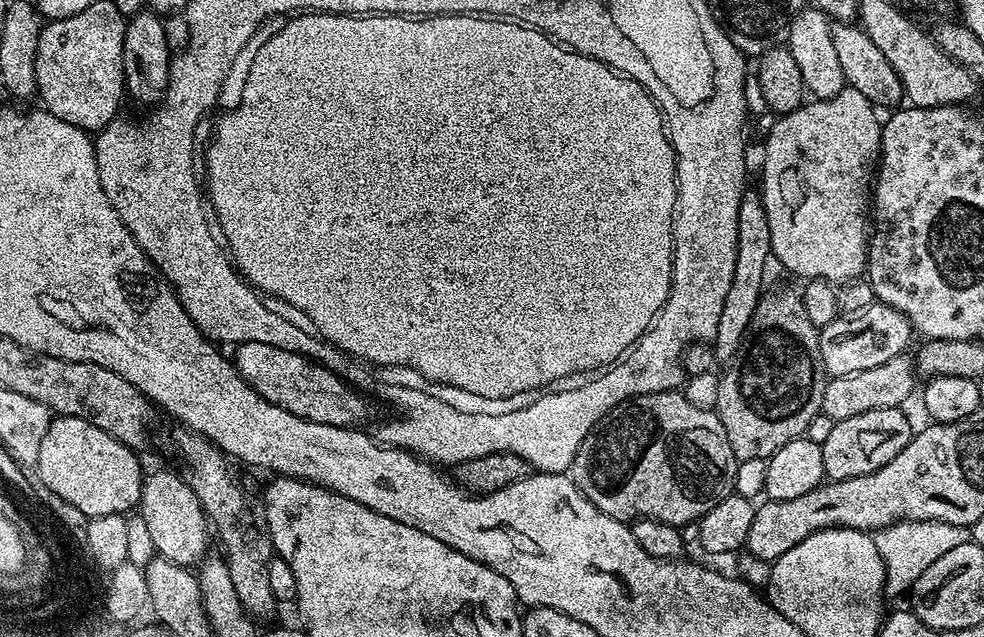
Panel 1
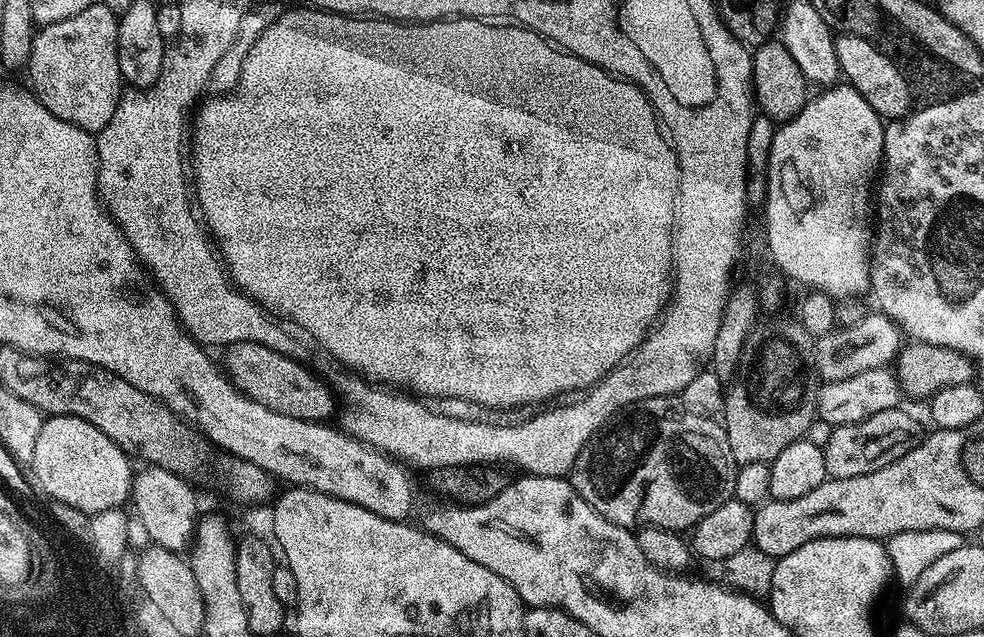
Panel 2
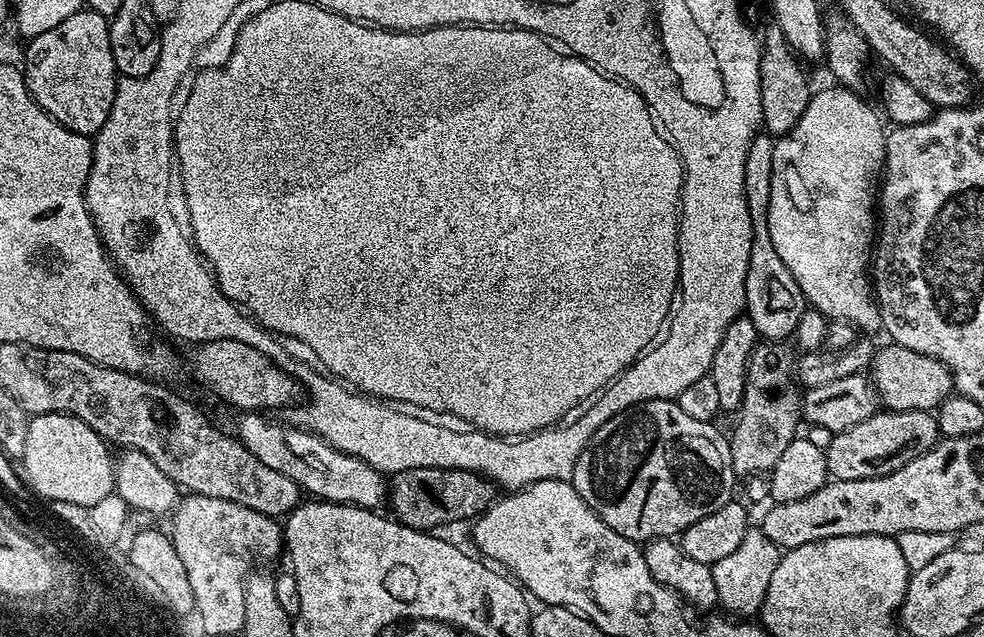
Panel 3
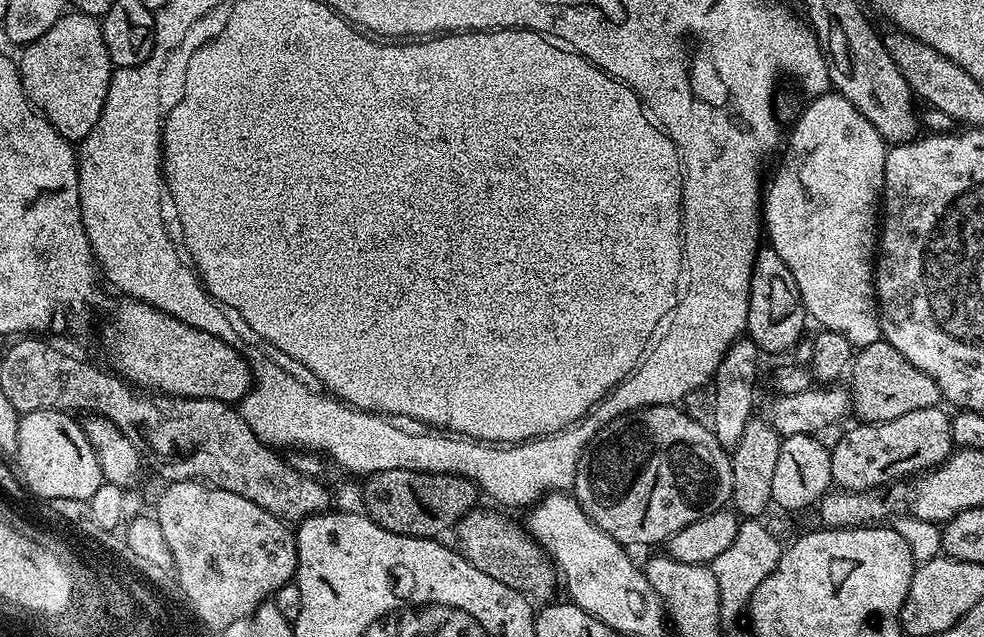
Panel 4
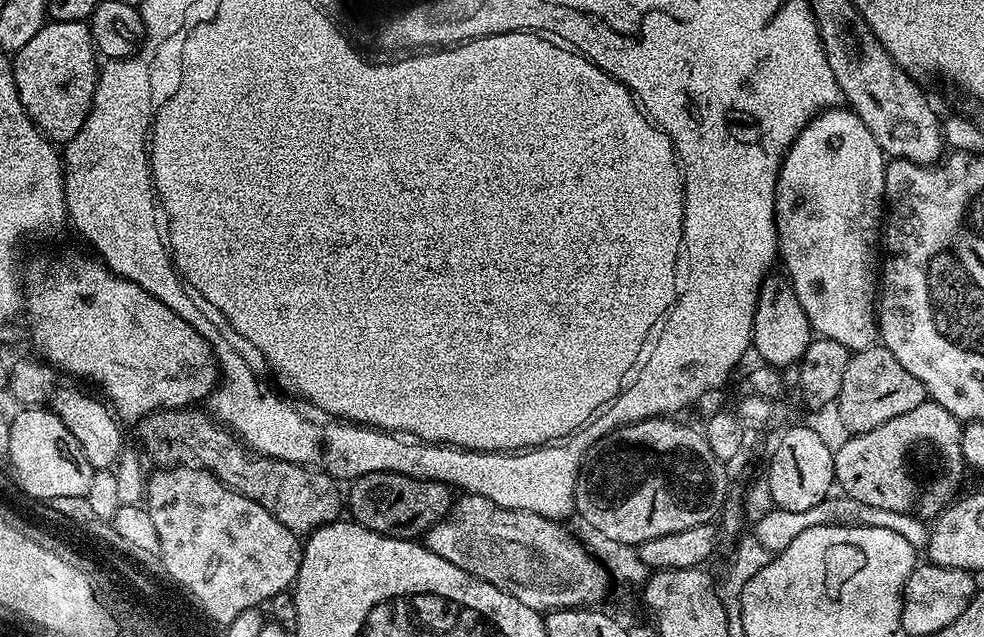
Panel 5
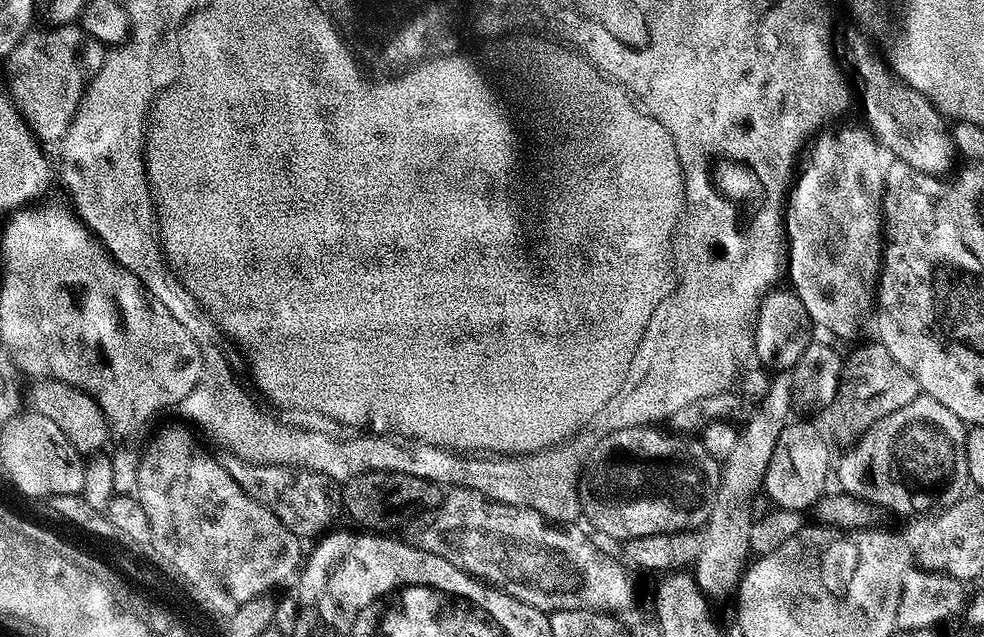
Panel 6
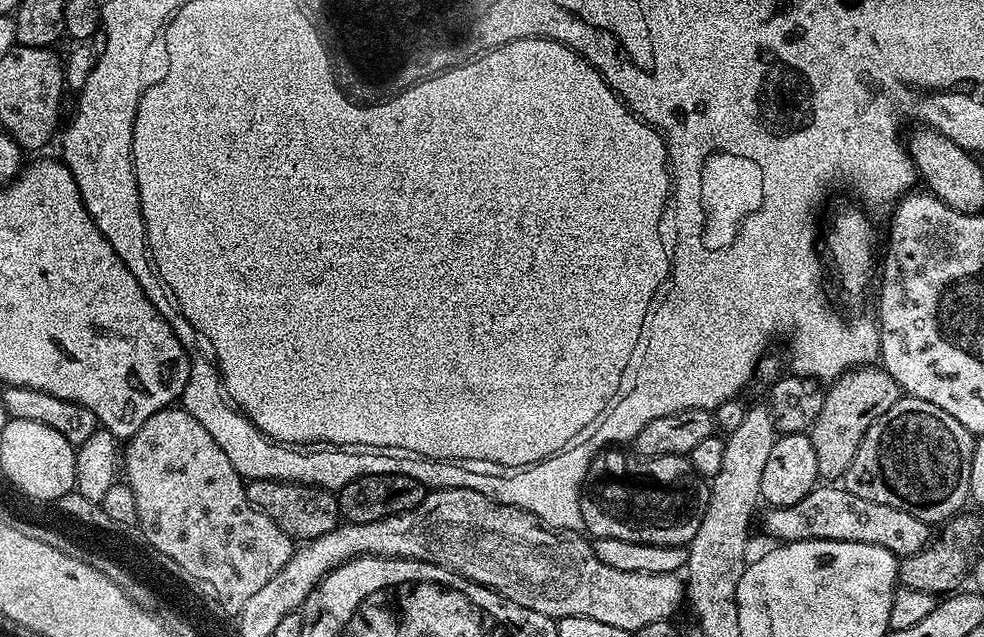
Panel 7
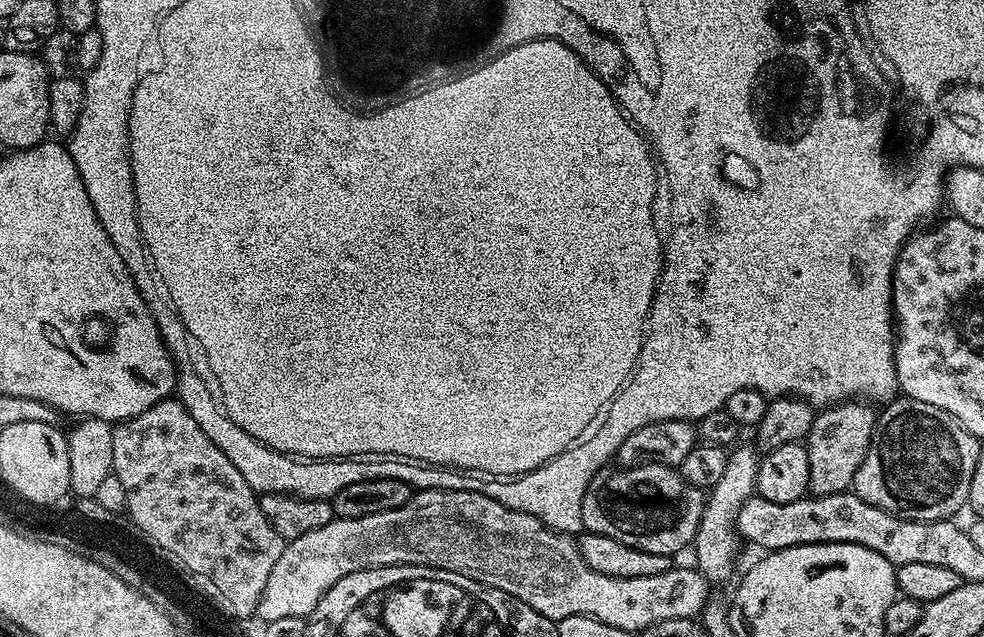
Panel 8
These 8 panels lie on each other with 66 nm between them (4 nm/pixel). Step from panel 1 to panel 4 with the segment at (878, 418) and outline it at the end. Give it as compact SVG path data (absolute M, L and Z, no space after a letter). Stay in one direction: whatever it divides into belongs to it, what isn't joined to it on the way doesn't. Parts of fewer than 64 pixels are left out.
M937 406L926 410L910 410L910 414L877 424L857 423L857 428L850 429L836 445L831 445L833 485L850 492L870 492L943 464L952 455L954 445L950 434L950 416L942 409Z

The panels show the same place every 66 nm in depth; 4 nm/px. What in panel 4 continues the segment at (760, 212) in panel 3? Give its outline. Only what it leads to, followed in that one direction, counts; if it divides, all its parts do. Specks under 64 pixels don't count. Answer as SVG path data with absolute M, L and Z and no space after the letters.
M770 244L763 245L756 252L750 294L746 329L749 339L755 341L766 354L791 351L803 337L802 332L806 322L808 323L808 315L801 294L798 293L798 284L794 281L794 276Z

